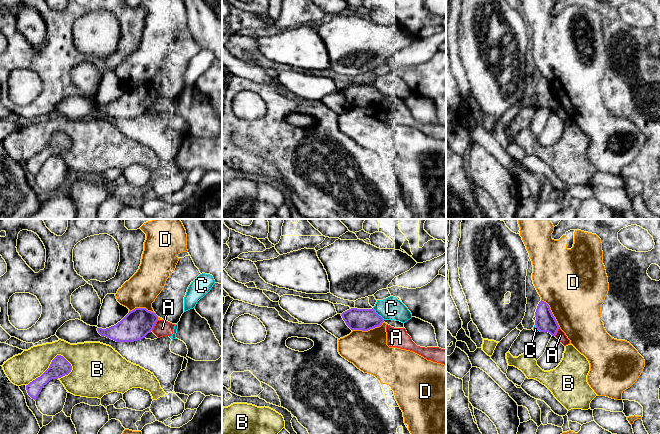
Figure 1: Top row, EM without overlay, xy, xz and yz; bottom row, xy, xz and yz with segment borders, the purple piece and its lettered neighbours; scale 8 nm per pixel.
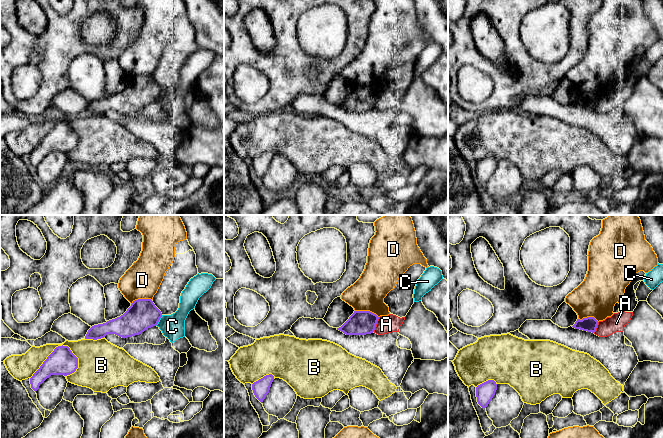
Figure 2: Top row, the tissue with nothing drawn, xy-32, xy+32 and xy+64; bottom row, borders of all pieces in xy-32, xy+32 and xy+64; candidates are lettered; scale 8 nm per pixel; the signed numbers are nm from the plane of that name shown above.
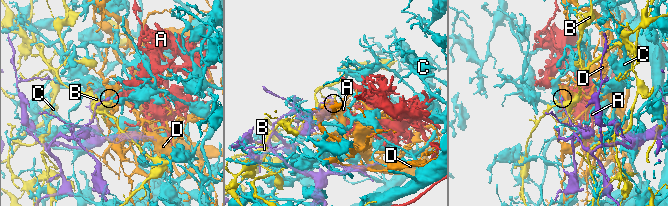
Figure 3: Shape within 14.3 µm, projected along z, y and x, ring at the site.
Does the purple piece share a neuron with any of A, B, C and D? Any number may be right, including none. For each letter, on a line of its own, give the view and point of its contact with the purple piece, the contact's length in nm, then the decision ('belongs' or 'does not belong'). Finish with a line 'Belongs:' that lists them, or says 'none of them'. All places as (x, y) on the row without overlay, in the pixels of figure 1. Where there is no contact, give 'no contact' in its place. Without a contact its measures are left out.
A: contact xy (154, 101); length 110 nm; does not belong
B: contact xy (50, 141); length 400 nm; does not belong
C: contact xz (377, 90); length 140 nm; does not belong
D: contact yz (551, 88); length 260 nm; does not belong
Belongs: none of them

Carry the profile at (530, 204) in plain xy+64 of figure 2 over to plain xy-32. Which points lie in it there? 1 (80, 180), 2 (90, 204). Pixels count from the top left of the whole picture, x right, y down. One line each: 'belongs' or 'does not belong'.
1: belongs
2: belongs

